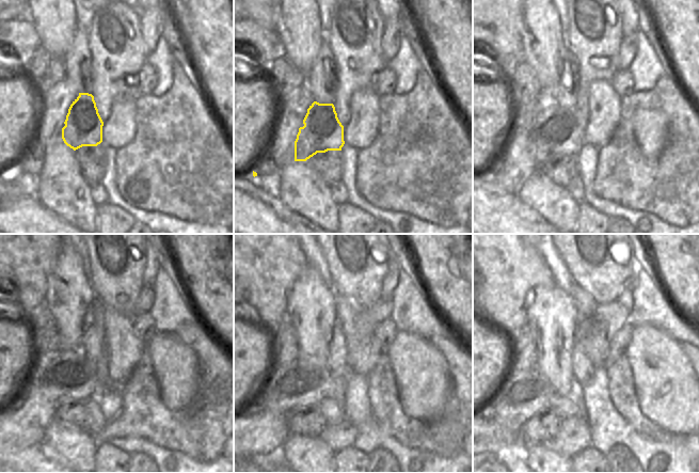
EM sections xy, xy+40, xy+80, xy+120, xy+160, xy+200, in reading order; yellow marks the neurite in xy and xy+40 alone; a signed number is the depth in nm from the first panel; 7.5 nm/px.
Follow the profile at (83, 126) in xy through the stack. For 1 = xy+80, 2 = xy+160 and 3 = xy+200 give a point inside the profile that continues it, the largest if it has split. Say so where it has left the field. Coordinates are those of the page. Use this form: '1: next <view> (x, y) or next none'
1: next xy+80 (559, 137)
2: next xy+160 (303, 387)
3: next xy+200 (536, 391)

